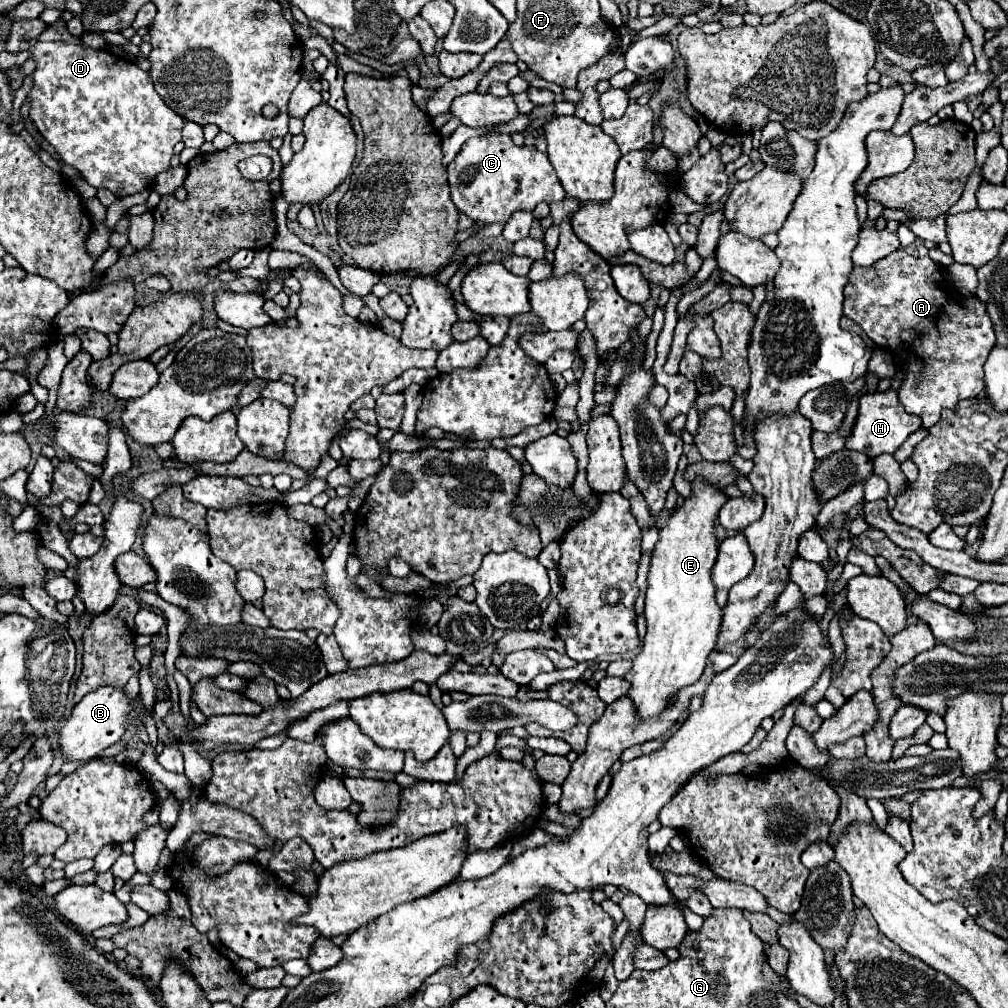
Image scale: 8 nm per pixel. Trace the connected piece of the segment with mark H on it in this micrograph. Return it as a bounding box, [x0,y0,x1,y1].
[845,389,921,459]

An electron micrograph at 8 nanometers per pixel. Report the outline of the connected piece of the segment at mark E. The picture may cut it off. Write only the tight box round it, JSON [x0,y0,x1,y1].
[623,479,727,717]

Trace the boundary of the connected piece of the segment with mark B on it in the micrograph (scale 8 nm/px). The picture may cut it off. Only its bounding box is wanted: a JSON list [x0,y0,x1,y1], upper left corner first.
[57,687,135,763]

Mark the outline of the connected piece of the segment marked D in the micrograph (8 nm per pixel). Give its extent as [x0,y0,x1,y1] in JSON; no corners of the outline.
[27,41,185,197]

